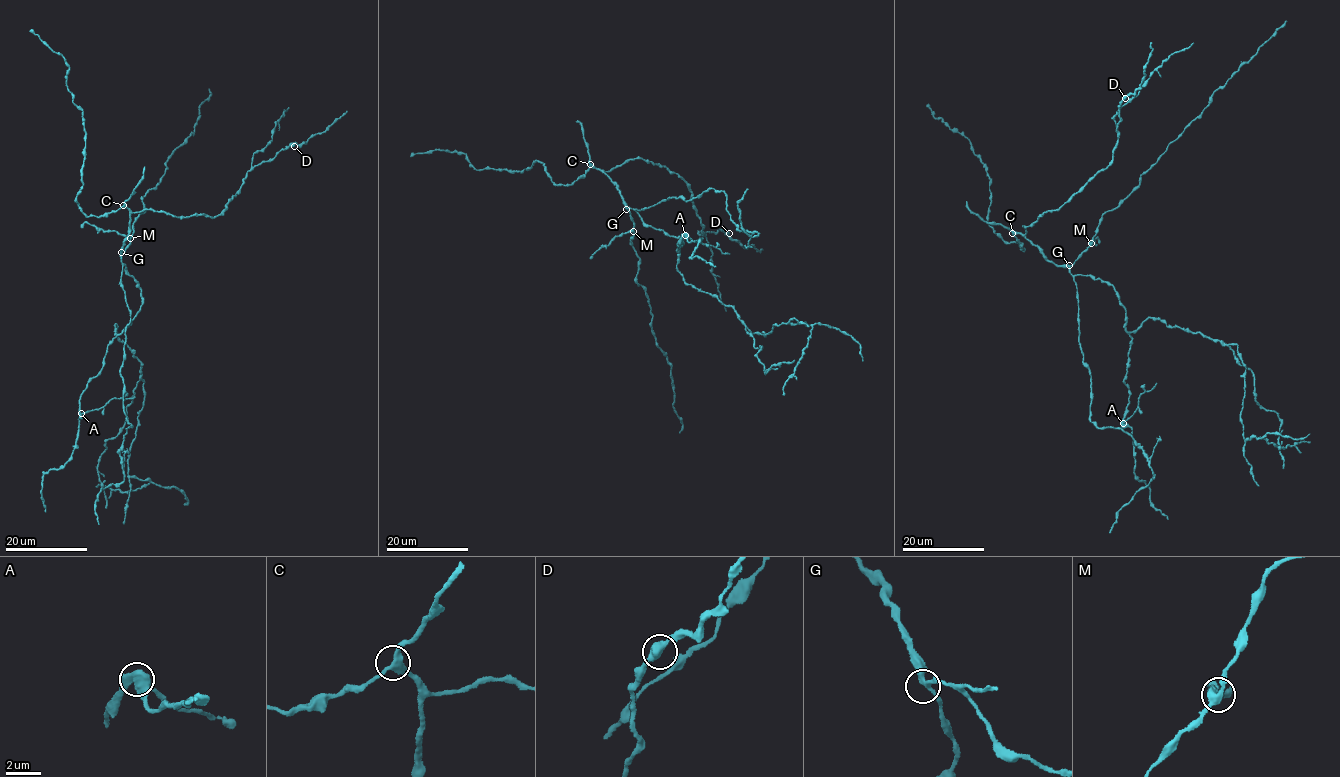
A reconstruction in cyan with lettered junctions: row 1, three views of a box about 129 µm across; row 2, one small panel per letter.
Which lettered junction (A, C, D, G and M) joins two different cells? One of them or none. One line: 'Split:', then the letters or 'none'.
Split: A

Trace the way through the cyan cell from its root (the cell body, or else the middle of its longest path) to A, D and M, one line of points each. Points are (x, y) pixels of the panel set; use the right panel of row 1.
A: (1095, 279), (1099, 278), (1114, 287), (1123, 306), (1125, 326), (1131, 339), (1124, 380), (1129, 402), (1122, 423)
D: (1095, 279), (1050, 262), (1025, 237), (1024, 226), (1060, 207), (1107, 167), (1125, 98)
M: (1095, 279), (1073, 275), (1070, 270), (1091, 243)

